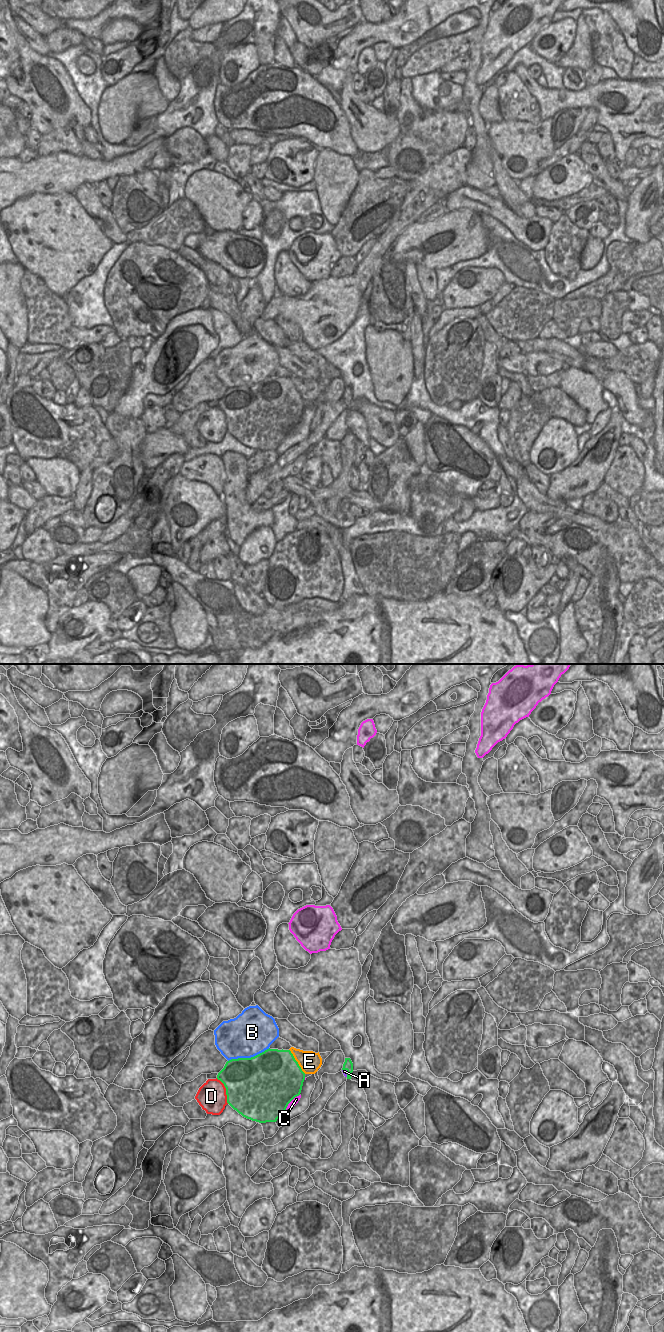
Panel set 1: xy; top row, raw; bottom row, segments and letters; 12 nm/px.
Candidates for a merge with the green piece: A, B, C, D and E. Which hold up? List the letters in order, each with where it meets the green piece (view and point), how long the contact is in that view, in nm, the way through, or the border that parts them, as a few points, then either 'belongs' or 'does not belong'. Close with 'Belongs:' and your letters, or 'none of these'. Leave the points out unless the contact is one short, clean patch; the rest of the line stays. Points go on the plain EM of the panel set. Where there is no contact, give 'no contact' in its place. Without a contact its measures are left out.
A: xy (347, 400) | 120 nm | along xy (342, 397), (346, 399), (347, 404) | does not belong
B: xy (248, 386) | 550 nm | does not belong
C: xy (290, 429) | 300 nm | does not belong
D: xy (226, 418) | 340 nm | does not belong
E: xy (296, 389) | 360 nm | does not belong
Belongs: none of these

